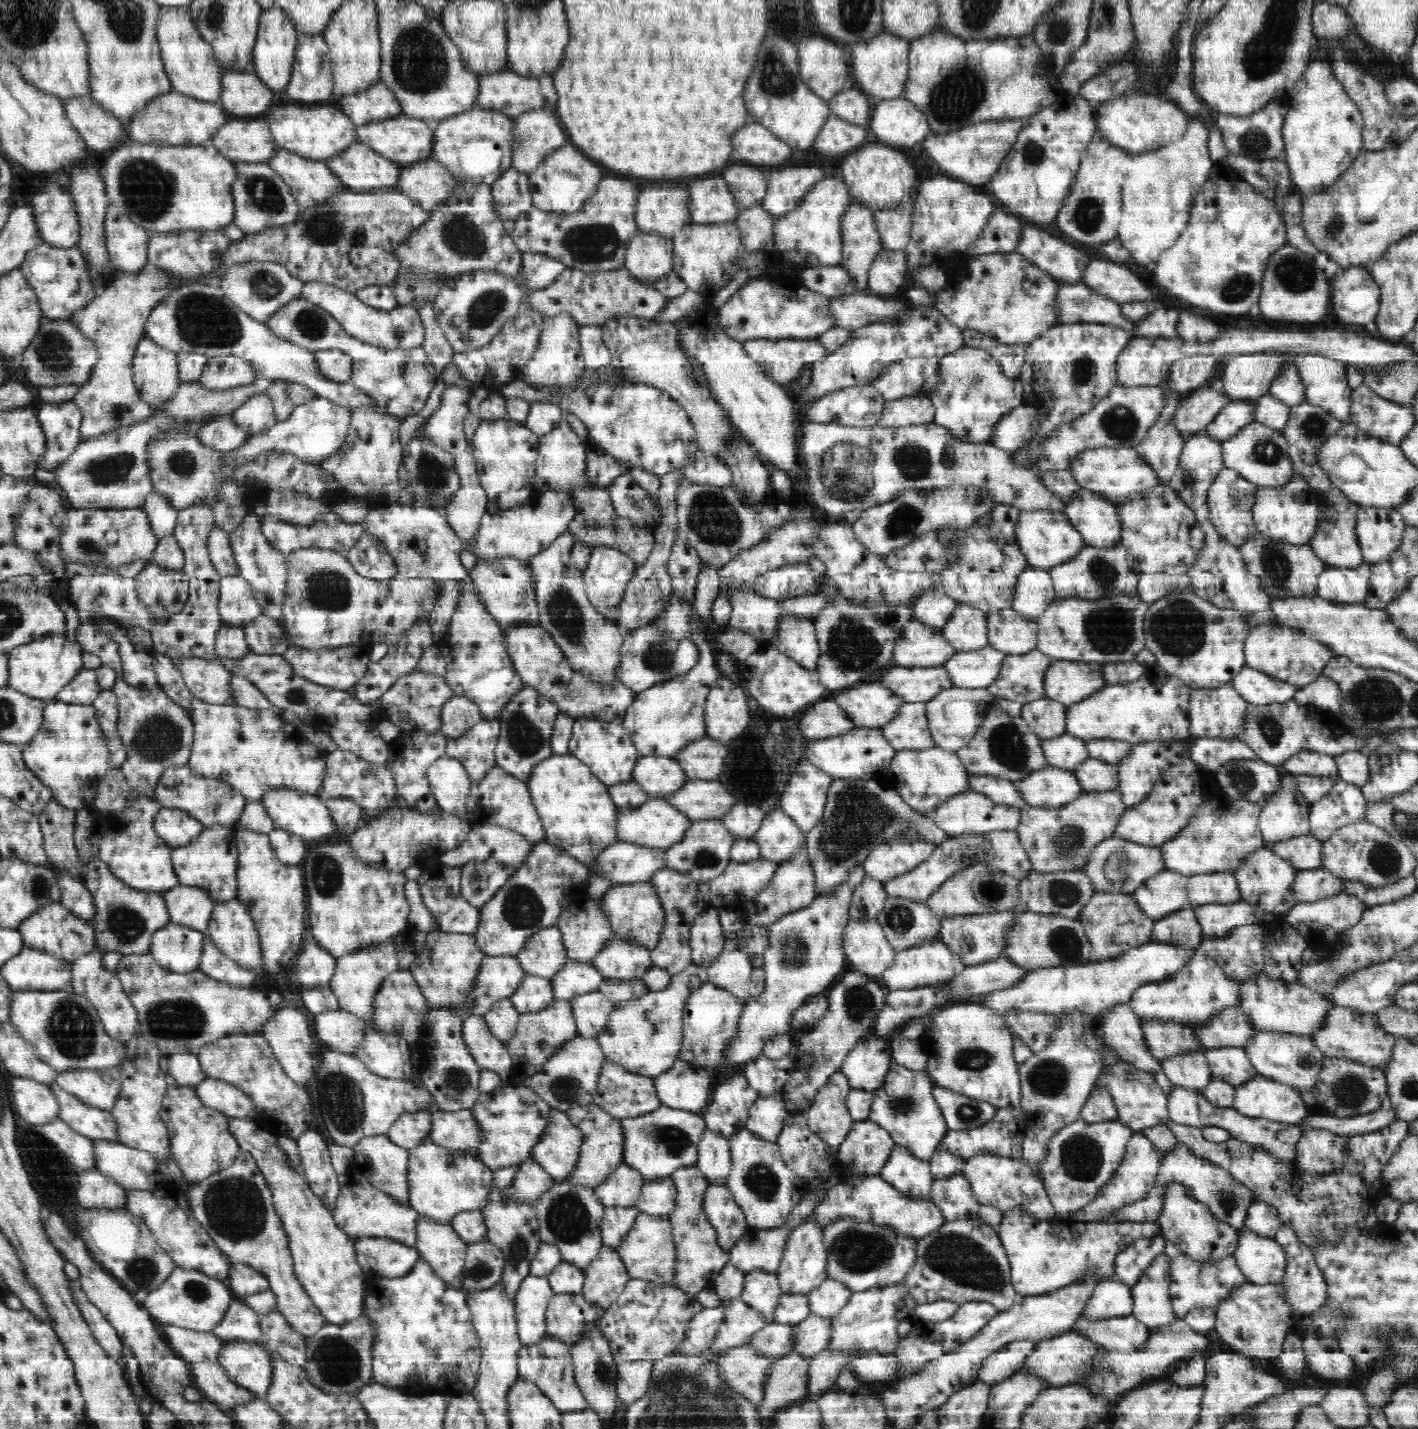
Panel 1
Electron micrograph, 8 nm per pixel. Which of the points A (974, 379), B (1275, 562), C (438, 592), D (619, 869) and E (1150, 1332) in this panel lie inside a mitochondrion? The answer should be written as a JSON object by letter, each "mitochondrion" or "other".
{"A":"mitochondrion","B":"mitochondrion","C":"other","D":"other","E":"other"}

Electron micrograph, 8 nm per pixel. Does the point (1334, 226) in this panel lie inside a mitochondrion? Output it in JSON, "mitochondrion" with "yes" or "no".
{"mitochondrion":"yes"}

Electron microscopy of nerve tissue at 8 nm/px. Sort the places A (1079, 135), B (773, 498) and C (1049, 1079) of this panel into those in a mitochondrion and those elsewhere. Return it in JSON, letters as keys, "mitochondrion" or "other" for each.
{"A":"other","B":"other","C":"mitochondrion"}

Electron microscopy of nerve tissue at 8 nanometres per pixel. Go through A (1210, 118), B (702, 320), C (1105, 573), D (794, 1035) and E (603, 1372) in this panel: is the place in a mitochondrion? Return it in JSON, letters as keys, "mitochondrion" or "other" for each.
{"A":"other","B":"other","C":"mitochondrion","D":"other","E":"mitochondrion"}

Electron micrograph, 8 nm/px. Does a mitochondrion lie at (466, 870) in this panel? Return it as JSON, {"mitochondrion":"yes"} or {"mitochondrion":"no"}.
{"mitochondrion":"no"}

